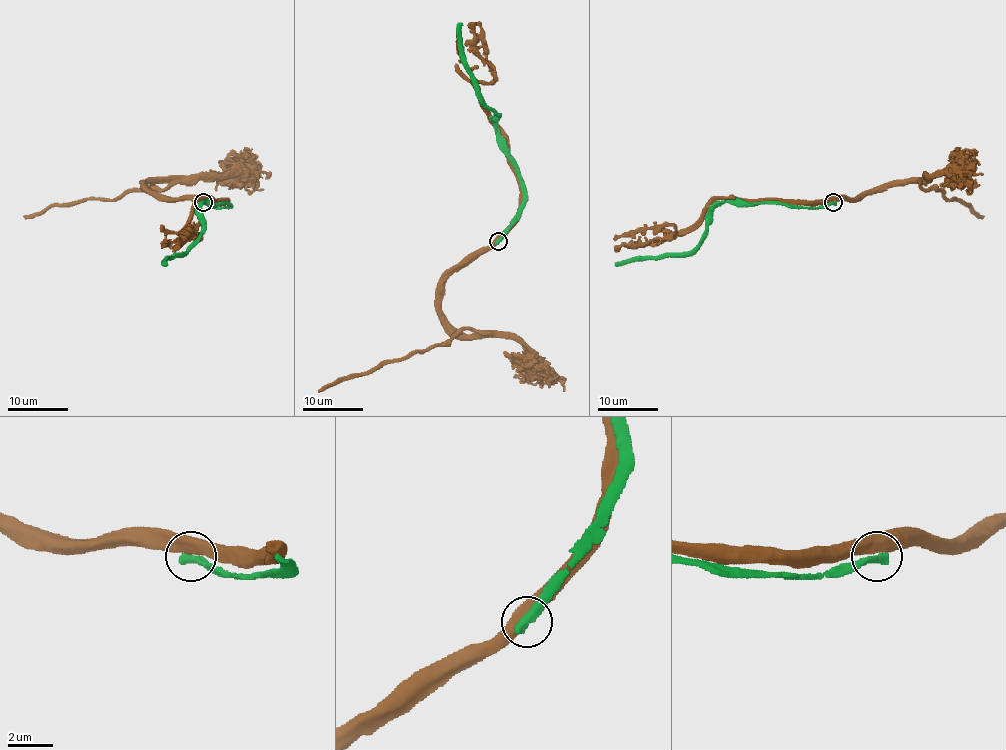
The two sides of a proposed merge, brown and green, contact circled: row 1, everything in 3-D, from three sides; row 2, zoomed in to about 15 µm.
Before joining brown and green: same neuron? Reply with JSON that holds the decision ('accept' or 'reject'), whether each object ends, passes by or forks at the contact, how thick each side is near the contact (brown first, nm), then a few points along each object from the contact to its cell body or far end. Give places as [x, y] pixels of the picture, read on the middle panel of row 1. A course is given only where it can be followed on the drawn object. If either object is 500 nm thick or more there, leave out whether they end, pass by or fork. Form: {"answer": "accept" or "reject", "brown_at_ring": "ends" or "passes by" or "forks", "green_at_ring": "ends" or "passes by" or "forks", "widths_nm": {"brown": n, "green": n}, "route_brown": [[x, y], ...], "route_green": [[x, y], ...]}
{"answer": "reject", "widths_nm": {"brown": 500, "green": 440}, "route_brown": [[499, 240], [478, 249], [443, 287], [440, 314], [472, 335], [460, 329], [318, 391]], "route_green": [[499, 240], [523, 200], [518, 167], [499, 133], [496, 114], [481, 97], [478, 82], [464, 55], [458, 23]]}

